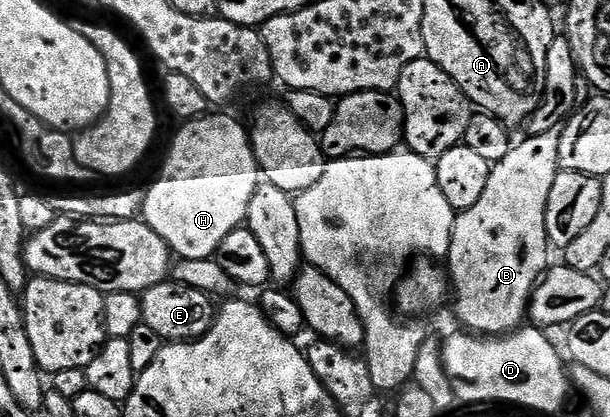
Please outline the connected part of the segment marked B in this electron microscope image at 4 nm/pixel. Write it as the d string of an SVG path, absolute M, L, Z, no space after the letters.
M552 130L536 136L528 135L527 140L516 143L493 165L489 182L481 199L469 210L458 213L452 232L452 245L445 259L449 273L449 284L453 289L455 312L464 329L481 336L506 336L522 327L529 316L531 296L548 267L547 252L549 241L545 226L545 210L549 206L549 190L561 171L559 167L559 132Z

